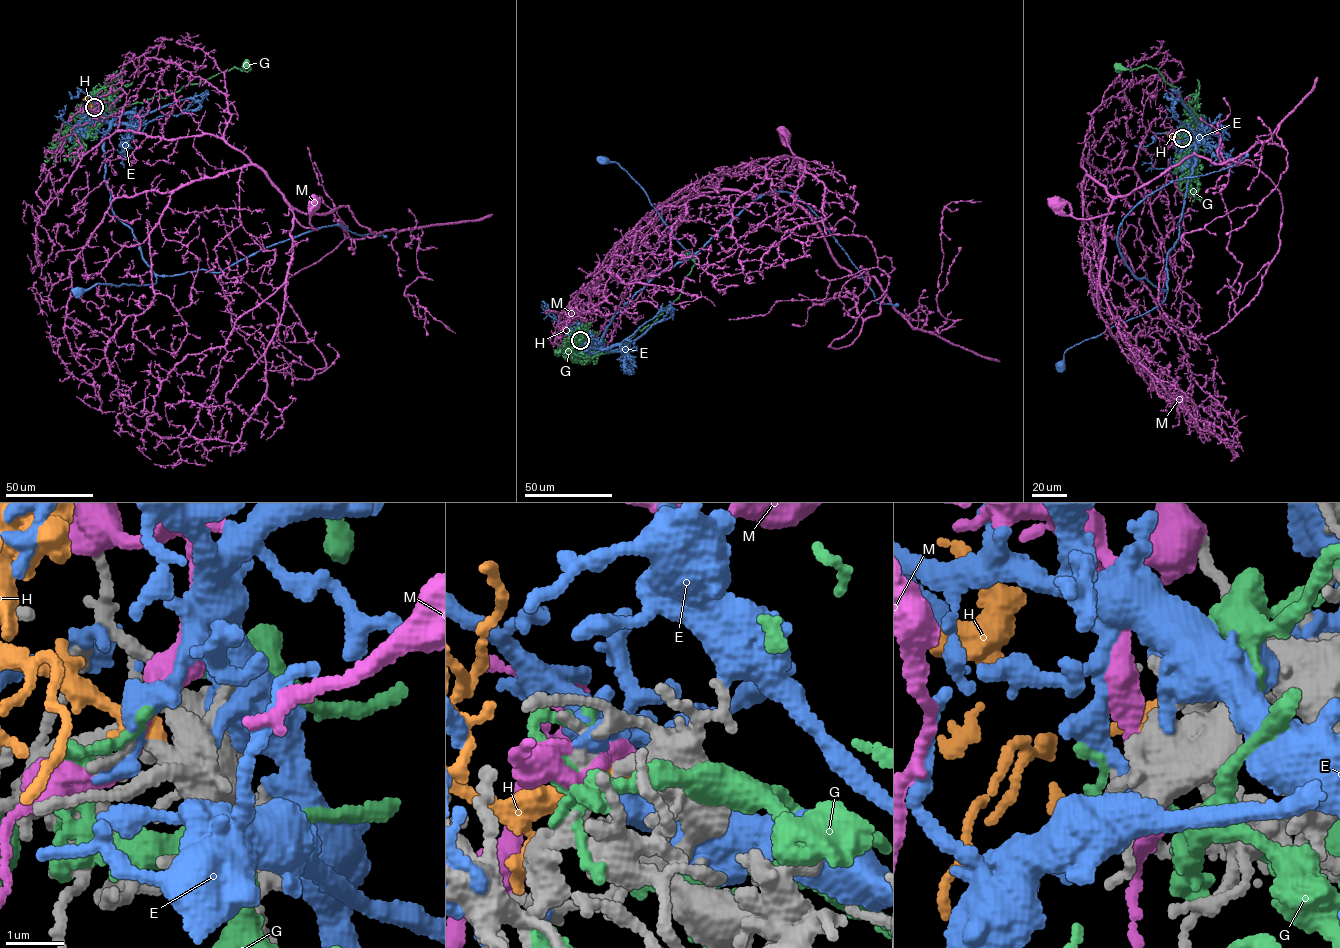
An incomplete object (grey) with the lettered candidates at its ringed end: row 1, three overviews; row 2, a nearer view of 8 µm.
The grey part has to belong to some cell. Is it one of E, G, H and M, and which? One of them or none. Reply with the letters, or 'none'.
H

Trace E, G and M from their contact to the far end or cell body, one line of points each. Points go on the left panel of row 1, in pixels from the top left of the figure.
E: (93, 108), (96, 104), (109, 127), (103, 142), (111, 207), (132, 229), (156, 282), (99, 283), (78, 291)
G: (92, 108), (95, 118), (95, 112), (105, 120), (234, 66), (248, 71), (246, 64)
M: (93, 108), (123, 83), (118, 129), (169, 140), (210, 134), (263, 169), (293, 217), (313, 229), (313, 203)

